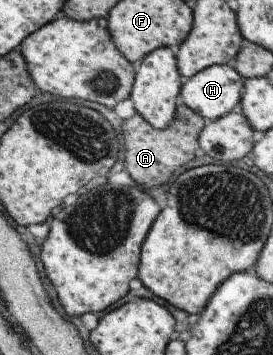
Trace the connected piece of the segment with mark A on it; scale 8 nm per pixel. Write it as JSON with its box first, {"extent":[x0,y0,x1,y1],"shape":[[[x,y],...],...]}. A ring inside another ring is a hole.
{"extent":[122,101,207,189],"shape":[[[182,101],[176,106],[174,121],[164,129],[156,129],[146,121],[138,112],[124,120],[122,131],[124,132],[125,154],[124,169],[128,175],[136,181],[138,187],[152,189],[168,181],[176,168],[182,167],[194,159],[199,148],[199,133],[207,124],[201,115],[192,111]]]}

